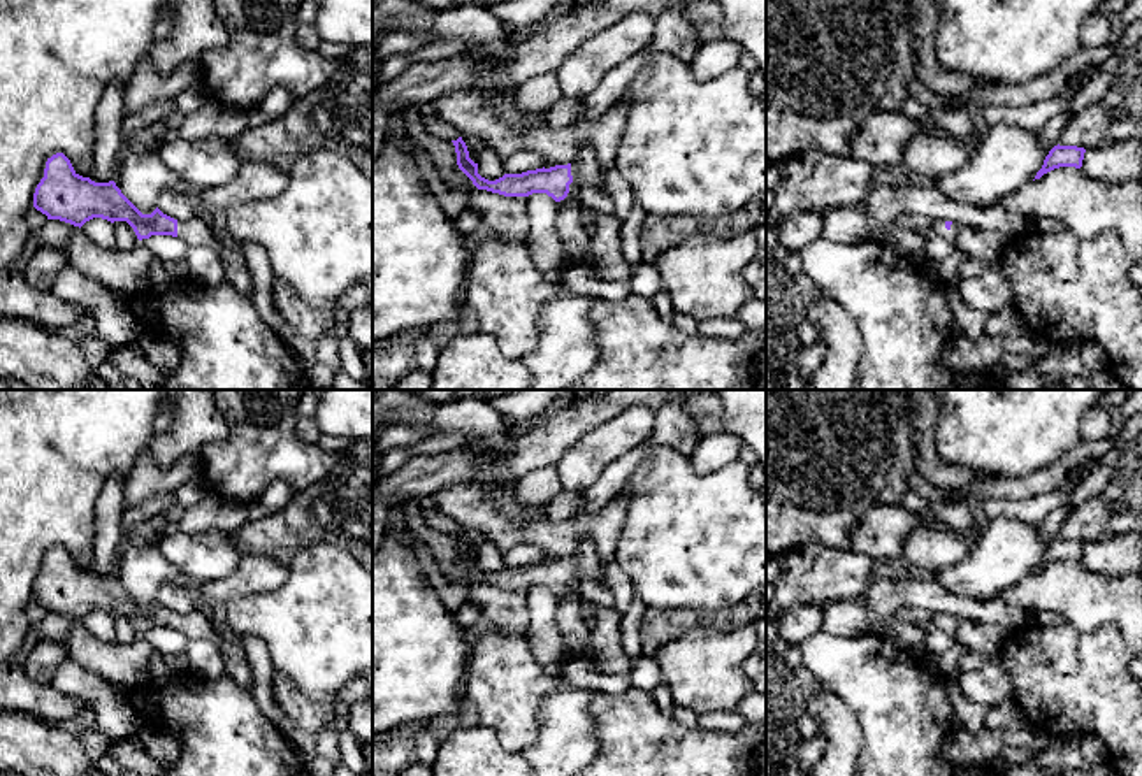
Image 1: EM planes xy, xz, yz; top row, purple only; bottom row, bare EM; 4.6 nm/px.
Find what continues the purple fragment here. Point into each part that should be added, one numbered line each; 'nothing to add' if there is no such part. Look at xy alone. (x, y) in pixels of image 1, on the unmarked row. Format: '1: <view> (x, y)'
1: xy (194, 625)

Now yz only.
1: yz (975, 636)

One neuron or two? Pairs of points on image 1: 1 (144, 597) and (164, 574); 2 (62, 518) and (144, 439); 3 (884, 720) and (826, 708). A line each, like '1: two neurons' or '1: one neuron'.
1: one neuron
2: one neuron
3: two neurons

